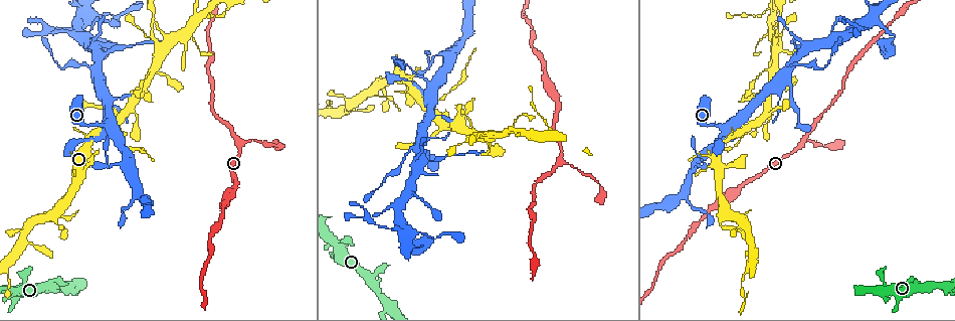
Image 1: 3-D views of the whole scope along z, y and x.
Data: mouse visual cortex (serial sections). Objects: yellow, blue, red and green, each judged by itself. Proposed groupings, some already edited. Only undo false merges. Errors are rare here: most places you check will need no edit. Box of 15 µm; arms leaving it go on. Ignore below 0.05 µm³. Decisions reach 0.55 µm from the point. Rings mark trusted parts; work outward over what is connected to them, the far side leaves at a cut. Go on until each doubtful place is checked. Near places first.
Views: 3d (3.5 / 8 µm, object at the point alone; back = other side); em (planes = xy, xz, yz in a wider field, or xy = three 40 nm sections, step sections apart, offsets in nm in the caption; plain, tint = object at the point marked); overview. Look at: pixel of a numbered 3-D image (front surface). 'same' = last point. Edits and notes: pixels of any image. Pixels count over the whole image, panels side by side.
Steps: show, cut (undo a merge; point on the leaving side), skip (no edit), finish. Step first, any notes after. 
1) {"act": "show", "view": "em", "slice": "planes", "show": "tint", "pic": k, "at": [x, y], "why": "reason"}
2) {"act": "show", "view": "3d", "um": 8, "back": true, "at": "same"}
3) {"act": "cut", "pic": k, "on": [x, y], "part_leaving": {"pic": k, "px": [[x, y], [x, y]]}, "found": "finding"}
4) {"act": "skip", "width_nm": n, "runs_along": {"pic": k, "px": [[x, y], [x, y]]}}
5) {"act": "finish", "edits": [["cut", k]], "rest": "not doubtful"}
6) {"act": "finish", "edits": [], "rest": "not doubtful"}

{"act": "show", "view": "3d", "um": 8, "pic": 1, "at": [746, 128], "why": "side arm on a straight run"}

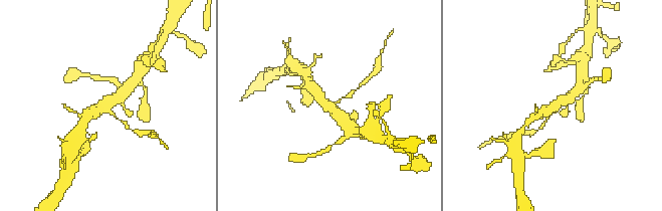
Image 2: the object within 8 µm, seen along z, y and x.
{"act": "show", "view": "em", "slice": "planes", "show": "tint", "pic": 2, "at": [328, 108], "arms": 3, "arm_widths_nm": [100, 300, 450], "why": "need the tissue"}

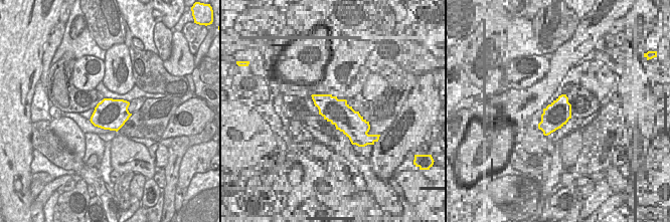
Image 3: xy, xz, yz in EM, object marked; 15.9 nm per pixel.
{"act": "skip", "runs_along": {"pic": 2, "px": [[311, 87], [347, 126]]}, "found": "one cell here"}

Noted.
{"act": "show", "view": "3d", "um": 8, "pic": 1, "at": [82, 65], "why": "calibre changes"}

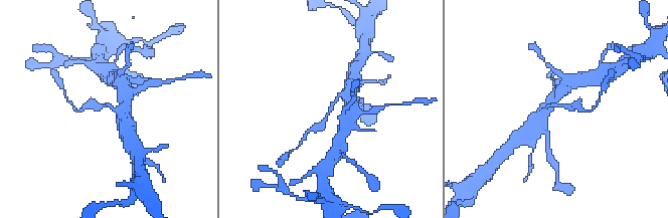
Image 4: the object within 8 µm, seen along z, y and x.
{"act": "show", "view": "em", "slice": "xy", "step": 2, "show": "tint", "pic": 4, "at": [561, 106], "arm_widths_nm": [200, 250]}

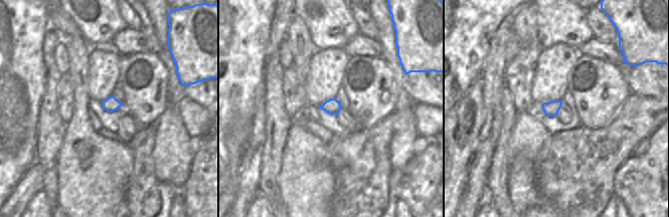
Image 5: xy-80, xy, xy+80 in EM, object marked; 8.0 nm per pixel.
{"act": "skip", "runs_along": {"pic": 4, "px": [[349, 93], [337, 97], [327, 119], [309, 131]]}, "found": "all the same cell"}

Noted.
{"act": "show", "view": "3d", "um": 3.5, "pic": 1, "at": [740, 140], "why": "narrows sharply"}

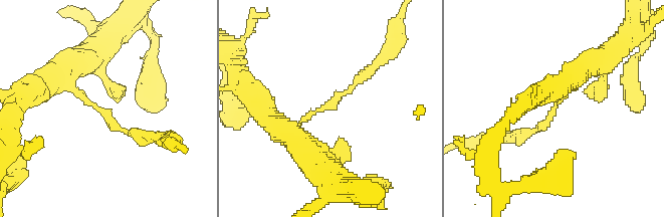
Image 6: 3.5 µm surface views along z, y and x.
{"act": "show", "view": "em", "slice": "planes", "show": "plain", "pic": 6, "at": [101, 111], "why": "shape alone is not enough"}

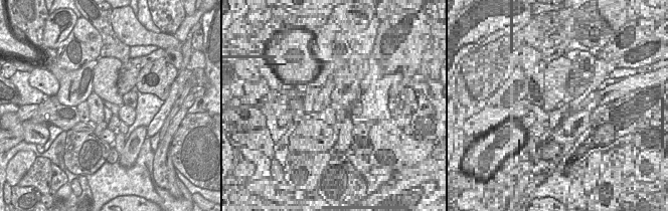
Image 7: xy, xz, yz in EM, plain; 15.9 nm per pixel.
{"act": "show", "view": "em", "slice": "planes", "show": "tint", "at": "same"}

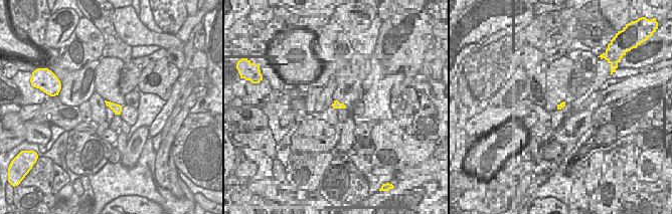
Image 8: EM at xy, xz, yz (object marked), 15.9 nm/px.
{"act": "skip", "runs_along": {"pic": 6, "px": [[278, 127], [296, 127], [374, 67]]}, "found": "all the same cell"}

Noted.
{"act": "show", "view": "3d", "um": 3.5, "pic": 1, "at": [153, 38], "why": "thin arm on a thick one"}

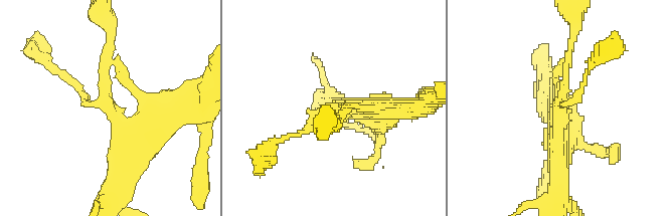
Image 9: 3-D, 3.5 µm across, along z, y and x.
{"act": "show", "view": "em", "slice": "xy", "step": 3, "show": "tint", "pic": 9, "at": [561, 104]}

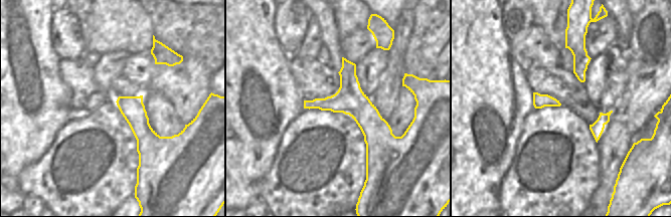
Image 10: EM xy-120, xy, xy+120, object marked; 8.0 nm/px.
{"act": "skip", "width_nm": 240, "runs_along": {"pic": 10, "px": [[344, 61], [371, 162]]}, "found": "continuous, no second cell"}

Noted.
{"act": "finish", "edits": [], "rest": "not doubtful"}

